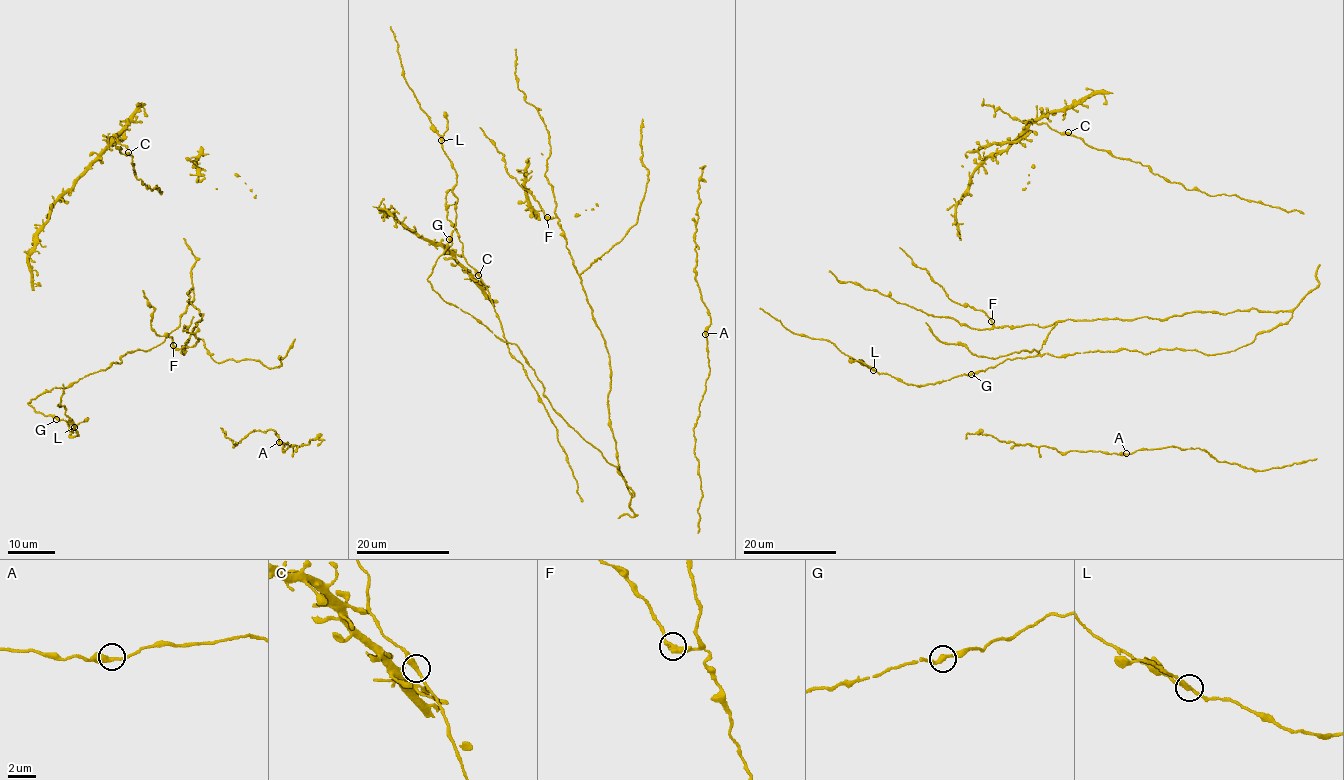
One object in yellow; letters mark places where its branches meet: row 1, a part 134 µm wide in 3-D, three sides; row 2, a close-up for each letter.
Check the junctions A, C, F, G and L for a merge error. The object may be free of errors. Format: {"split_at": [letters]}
{"split_at": ["F"]}

